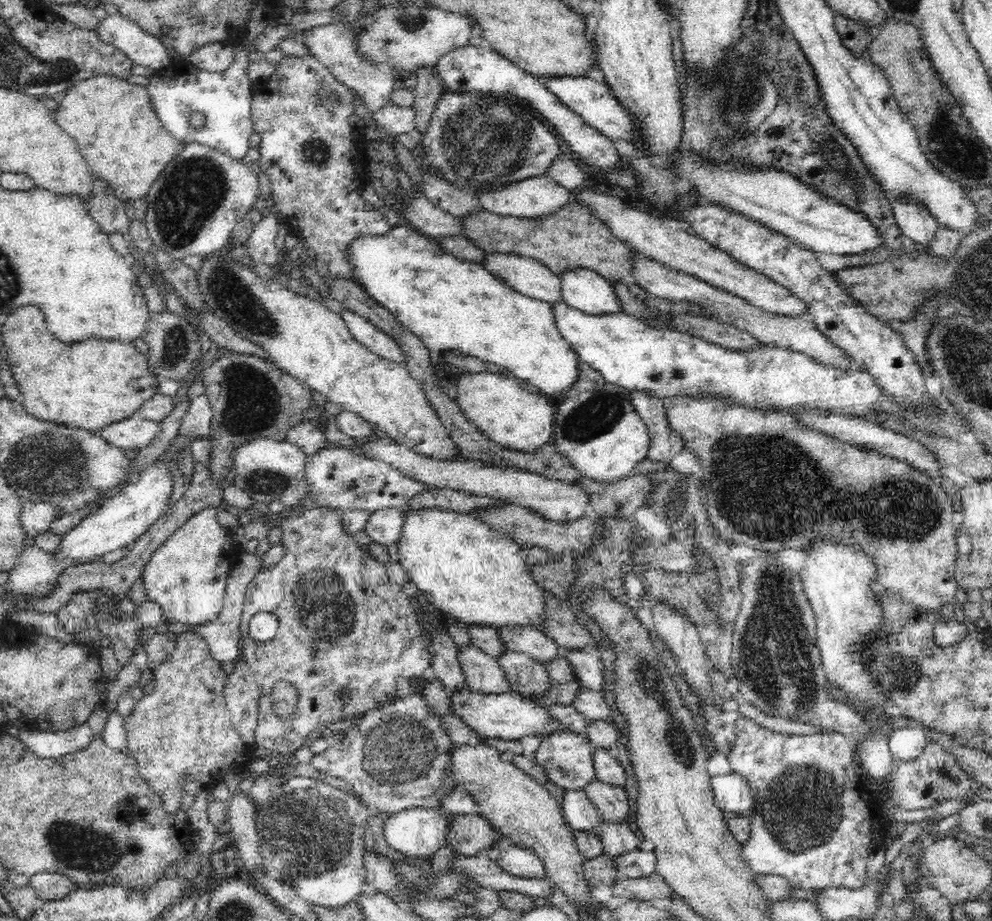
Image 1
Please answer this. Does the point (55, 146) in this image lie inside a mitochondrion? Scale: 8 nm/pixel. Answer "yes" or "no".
no

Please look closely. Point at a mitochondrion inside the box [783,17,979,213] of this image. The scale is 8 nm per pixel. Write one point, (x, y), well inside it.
(917, 50)

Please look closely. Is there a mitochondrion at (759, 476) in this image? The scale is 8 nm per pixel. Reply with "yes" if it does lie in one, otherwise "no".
yes

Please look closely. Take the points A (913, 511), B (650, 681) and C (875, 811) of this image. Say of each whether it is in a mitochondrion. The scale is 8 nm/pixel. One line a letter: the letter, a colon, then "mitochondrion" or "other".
A: mitochondrion
B: mitochondrion
C: other

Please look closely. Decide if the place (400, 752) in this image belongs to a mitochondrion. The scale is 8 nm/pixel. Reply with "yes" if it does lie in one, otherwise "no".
yes

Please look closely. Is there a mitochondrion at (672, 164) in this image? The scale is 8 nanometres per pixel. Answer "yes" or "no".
no

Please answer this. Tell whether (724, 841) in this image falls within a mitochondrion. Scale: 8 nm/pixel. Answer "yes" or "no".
no

